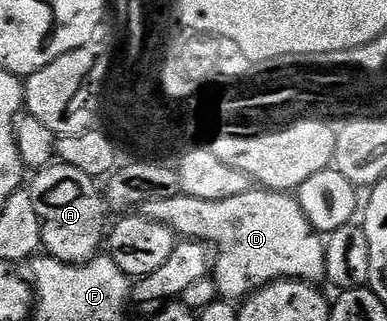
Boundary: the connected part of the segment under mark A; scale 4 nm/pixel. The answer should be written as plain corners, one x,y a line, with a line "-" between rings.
51,164
29,179
28,189
42,225
42,244
49,257
61,262
88,262
103,249
108,234
108,207
103,191
92,176
65,164

